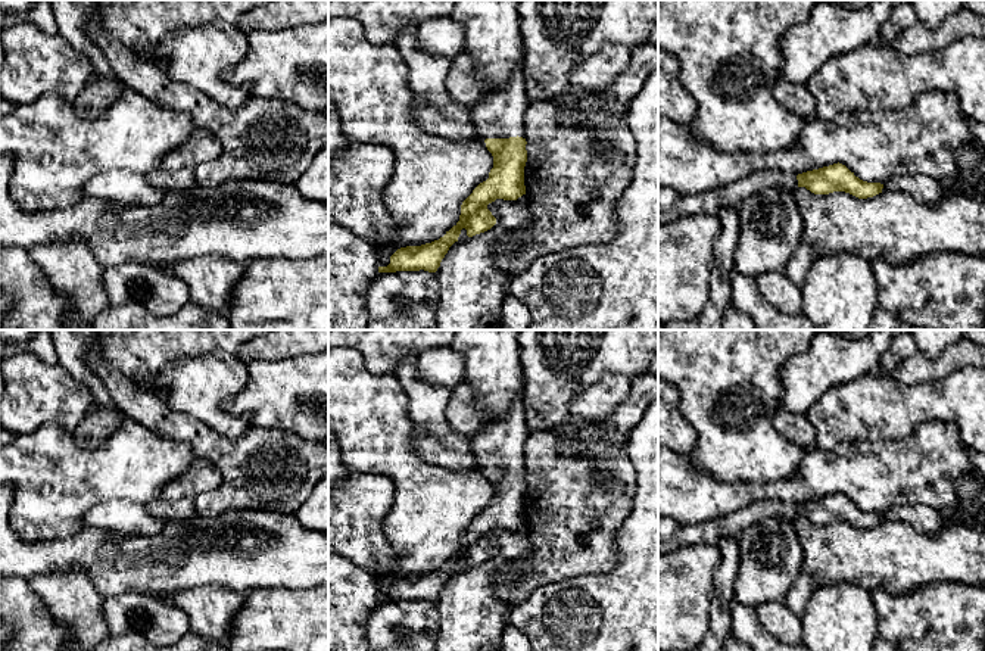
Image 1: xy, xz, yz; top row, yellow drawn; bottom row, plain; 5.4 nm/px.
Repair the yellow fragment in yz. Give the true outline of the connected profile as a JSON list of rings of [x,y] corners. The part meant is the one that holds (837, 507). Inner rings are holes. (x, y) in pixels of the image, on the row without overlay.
[[[839,492],[802,504],[780,499],[760,499],[733,513],[699,524],[679,524],[671,539],[658,543],[658,555],[671,552],[683,545],[705,543],[717,546],[723,536],[738,538],[746,527],[761,520],[776,518],[794,521],[797,517],[805,517],[814,524],[845,521],[858,529],[867,529],[882,523],[883,514],[863,511]]]

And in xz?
[[[523,392],[502,418],[483,424],[481,430],[471,439],[477,464],[493,486],[489,508],[480,513],[462,532],[459,551],[443,567],[421,576],[398,579],[390,586],[387,597],[378,597],[378,602],[420,599],[436,602],[449,577],[458,571],[462,558],[467,560],[468,567],[473,567],[496,554],[496,548],[487,539],[489,533],[496,529],[517,530],[526,524],[524,443],[530,432]]]

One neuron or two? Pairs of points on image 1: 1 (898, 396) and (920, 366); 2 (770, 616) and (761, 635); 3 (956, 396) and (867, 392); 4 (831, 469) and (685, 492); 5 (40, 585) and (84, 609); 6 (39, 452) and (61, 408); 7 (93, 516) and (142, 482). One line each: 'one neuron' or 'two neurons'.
1: two neurons
2: two neurons
3: one neuron
4: one neuron
5: one neuron
6: two neurons
7: two neurons

